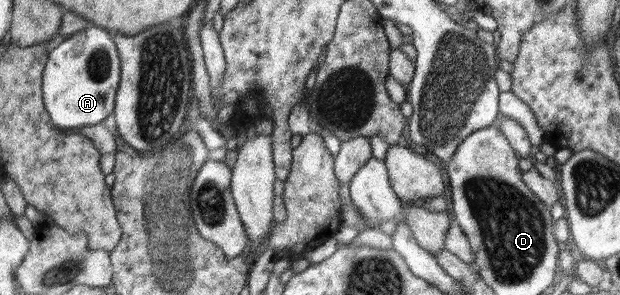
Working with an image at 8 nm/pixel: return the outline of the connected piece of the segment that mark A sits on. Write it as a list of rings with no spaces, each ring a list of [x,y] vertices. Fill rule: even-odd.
[[[90,25],[52,44],[42,72],[42,91],[46,110],[57,127],[77,130],[98,124],[112,114],[120,83],[121,62],[111,34]]]

